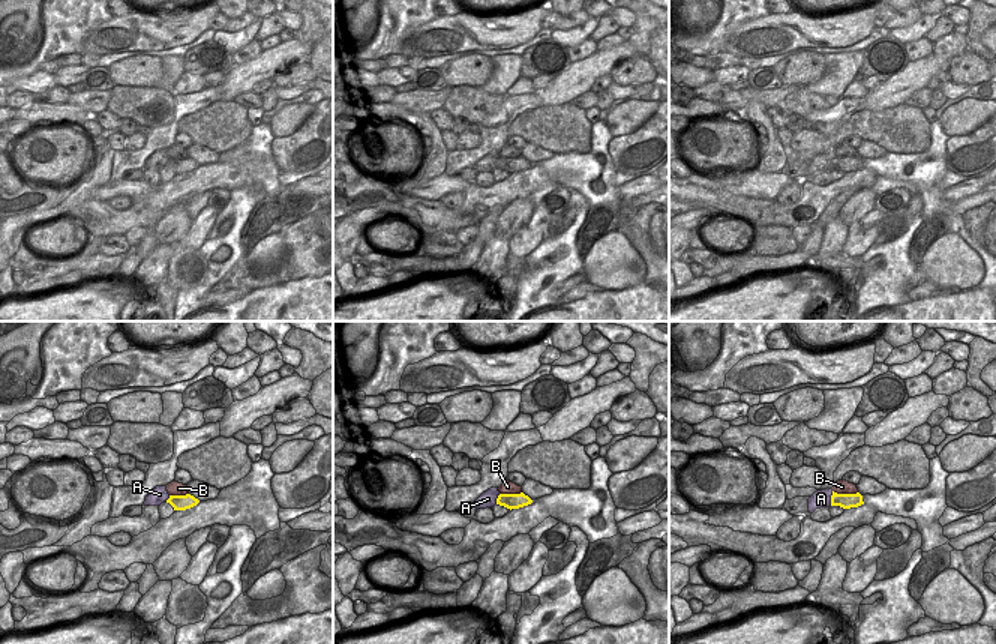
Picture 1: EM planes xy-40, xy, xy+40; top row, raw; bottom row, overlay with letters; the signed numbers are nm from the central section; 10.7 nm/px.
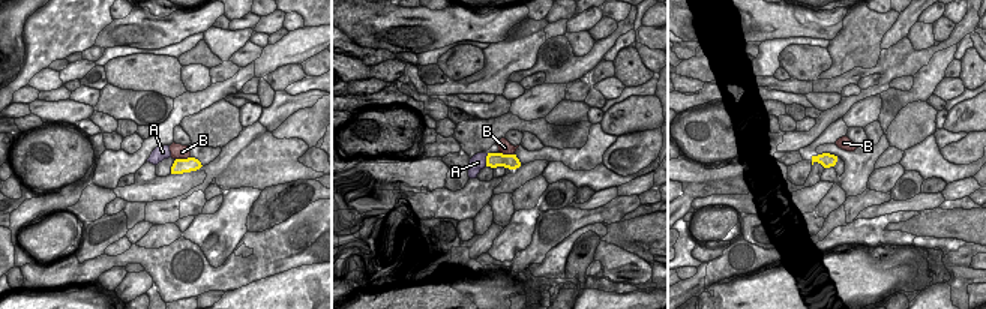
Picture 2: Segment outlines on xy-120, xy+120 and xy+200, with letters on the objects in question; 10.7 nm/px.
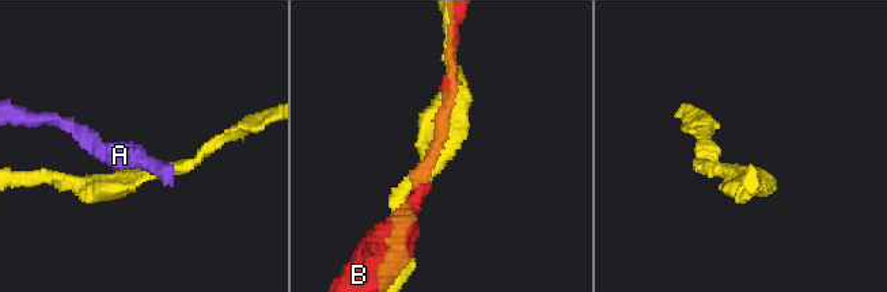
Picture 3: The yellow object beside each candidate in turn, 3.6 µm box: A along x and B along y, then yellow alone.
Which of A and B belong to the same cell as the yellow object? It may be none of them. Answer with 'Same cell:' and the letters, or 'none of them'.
Same cell: none of them

